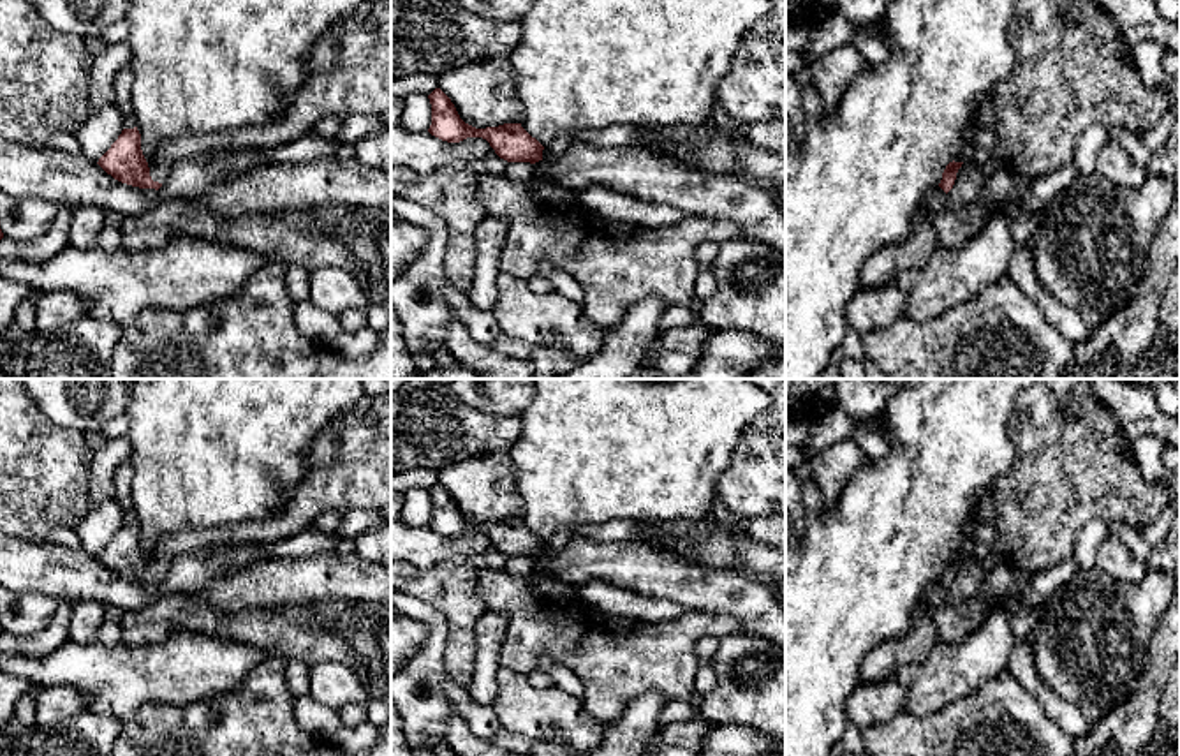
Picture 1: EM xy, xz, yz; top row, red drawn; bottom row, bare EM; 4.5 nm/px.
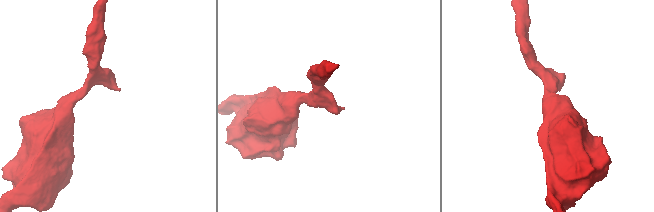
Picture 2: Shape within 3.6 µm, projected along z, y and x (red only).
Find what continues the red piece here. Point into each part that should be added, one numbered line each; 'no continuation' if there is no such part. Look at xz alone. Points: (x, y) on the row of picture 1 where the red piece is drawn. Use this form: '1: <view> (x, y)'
1: xz (562, 143)

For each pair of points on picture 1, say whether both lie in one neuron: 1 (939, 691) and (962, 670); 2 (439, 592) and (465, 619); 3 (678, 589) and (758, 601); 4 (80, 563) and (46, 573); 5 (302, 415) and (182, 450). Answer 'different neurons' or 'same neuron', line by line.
1: same neuron
2: same neuron
3: same neuron
4: same neuron
5: same neuron

